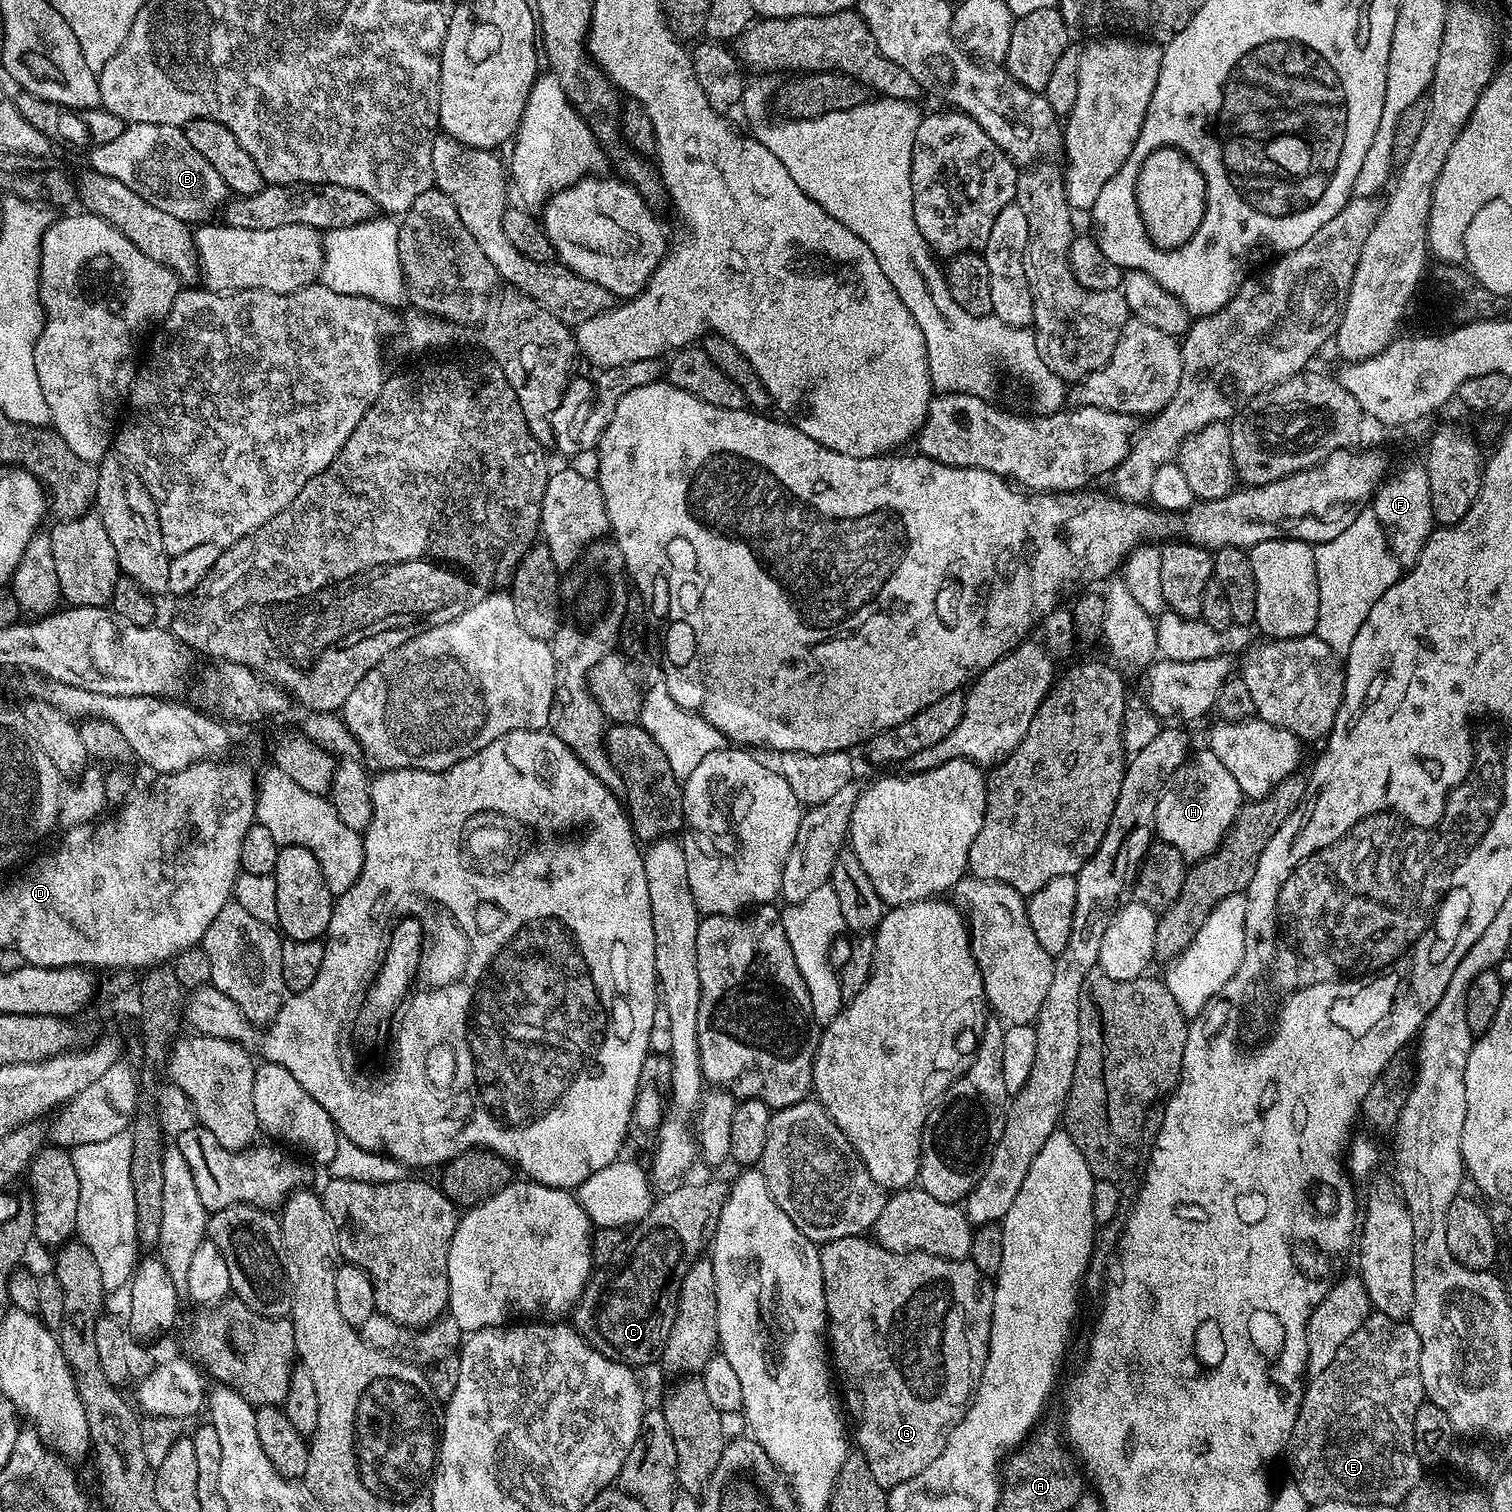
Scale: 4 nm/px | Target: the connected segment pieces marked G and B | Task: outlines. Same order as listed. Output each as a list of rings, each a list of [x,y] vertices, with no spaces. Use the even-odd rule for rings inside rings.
[[[867,1235],[847,1236],[830,1241],[820,1248],[820,1261],[824,1275],[826,1310],[828,1311],[826,1336],[830,1341],[830,1360],[834,1365],[835,1375],[838,1377],[839,1387],[842,1389],[843,1407],[854,1429],[855,1447],[866,1458],[870,1466],[870,1474],[874,1474],[874,1482],[878,1482],[878,1486],[887,1490],[902,1482],[910,1482],[910,1478],[922,1474],[922,1470],[926,1470],[926,1466],[930,1466],[930,1462],[934,1462],[934,1458],[938,1458],[942,1450],[946,1450],[946,1442],[954,1426],[958,1426],[958,1422],[967,1412],[972,1395],[976,1392],[978,1382],[982,1378],[988,1357],[994,1294],[996,1293],[993,1281],[981,1274],[978,1266],[974,1266],[969,1259],[948,1260],[945,1256],[935,1256],[929,1252],[891,1252]]]
[[[130,124],[122,134],[106,146],[91,149],[91,167],[110,178],[118,178],[122,186],[130,186],[138,198],[189,222],[204,222],[223,209],[230,193],[222,174],[186,142],[183,127],[174,124]]]

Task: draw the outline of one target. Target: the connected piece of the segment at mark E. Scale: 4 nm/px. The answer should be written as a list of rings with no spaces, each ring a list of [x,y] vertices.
[[[1373,1314],[1346,1338],[1342,1350],[1334,1354],[1334,1362],[1326,1366],[1326,1370],[1315,1373],[1307,1381],[1302,1398],[1302,1406],[1298,1418],[1294,1422],[1292,1437],[1288,1440],[1286,1457],[1288,1464],[1292,1467],[1290,1480],[1297,1484],[1298,1489],[1302,1490],[1302,1495],[1306,1498],[1309,1506],[1330,1502],[1331,1500],[1349,1500],[1355,1504],[1381,1504],[1382,1506],[1400,1506],[1404,1499],[1414,1490],[1416,1484],[1421,1483],[1422,1465],[1418,1454],[1414,1450],[1414,1414],[1418,1414],[1418,1406],[1425,1403],[1424,1387],[1422,1386],[1422,1370],[1420,1369],[1420,1339],[1411,1323],[1391,1320],[1389,1316]]]

